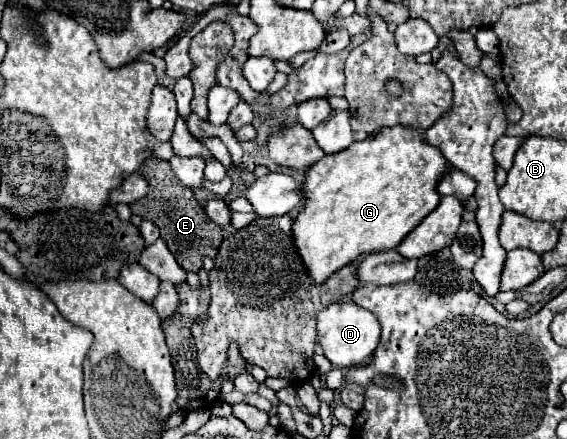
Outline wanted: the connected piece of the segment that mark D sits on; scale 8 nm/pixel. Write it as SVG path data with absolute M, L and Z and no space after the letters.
M340 300L318 312L316 316L318 322L318 344L324 350L324 356L332 362L332 366L338 368L352 368L362 364L366 358L370 358L380 342L380 322L378 318L358 306L352 300Z

